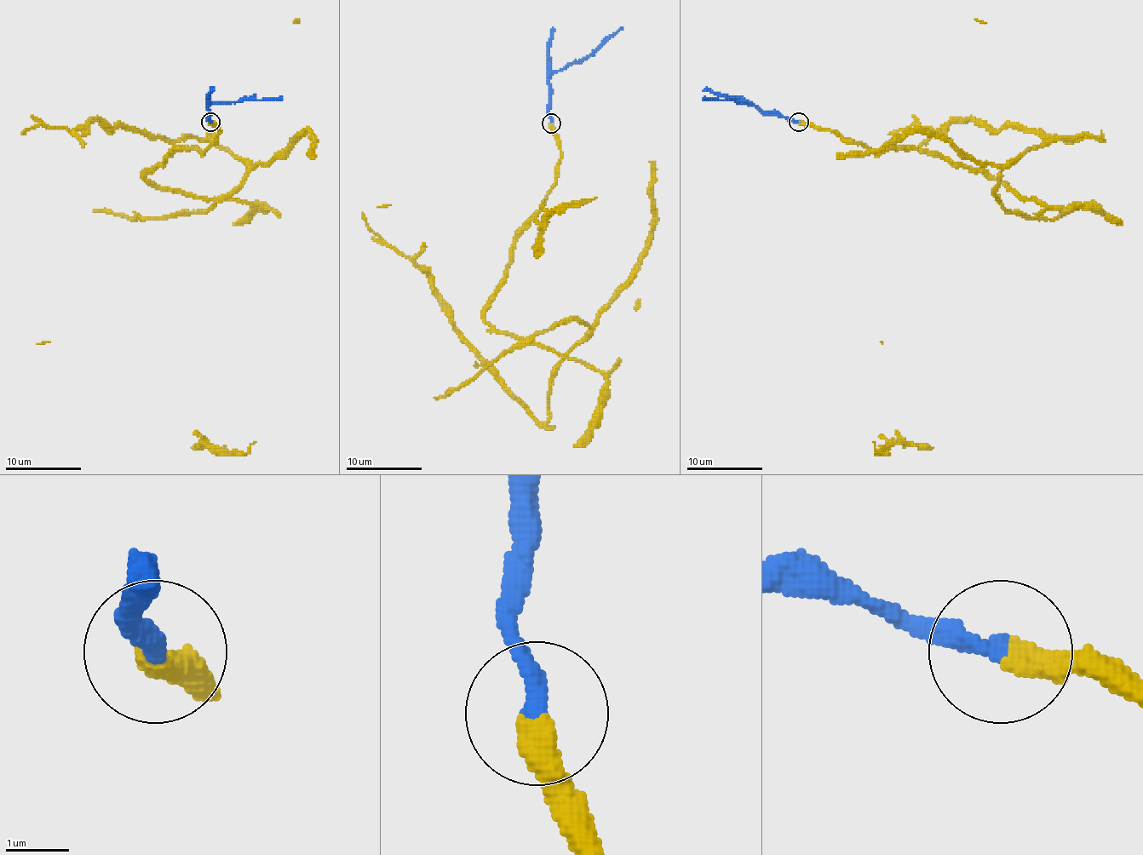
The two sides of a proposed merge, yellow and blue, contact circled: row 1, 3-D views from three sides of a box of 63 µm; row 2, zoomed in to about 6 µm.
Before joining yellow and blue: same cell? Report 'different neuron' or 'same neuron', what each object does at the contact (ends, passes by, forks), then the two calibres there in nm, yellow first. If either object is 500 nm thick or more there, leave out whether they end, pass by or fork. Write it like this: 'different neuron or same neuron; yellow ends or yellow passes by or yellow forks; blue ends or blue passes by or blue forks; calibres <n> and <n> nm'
same neuron; yellow ends; blue ends; calibres 440 and 340 nm

